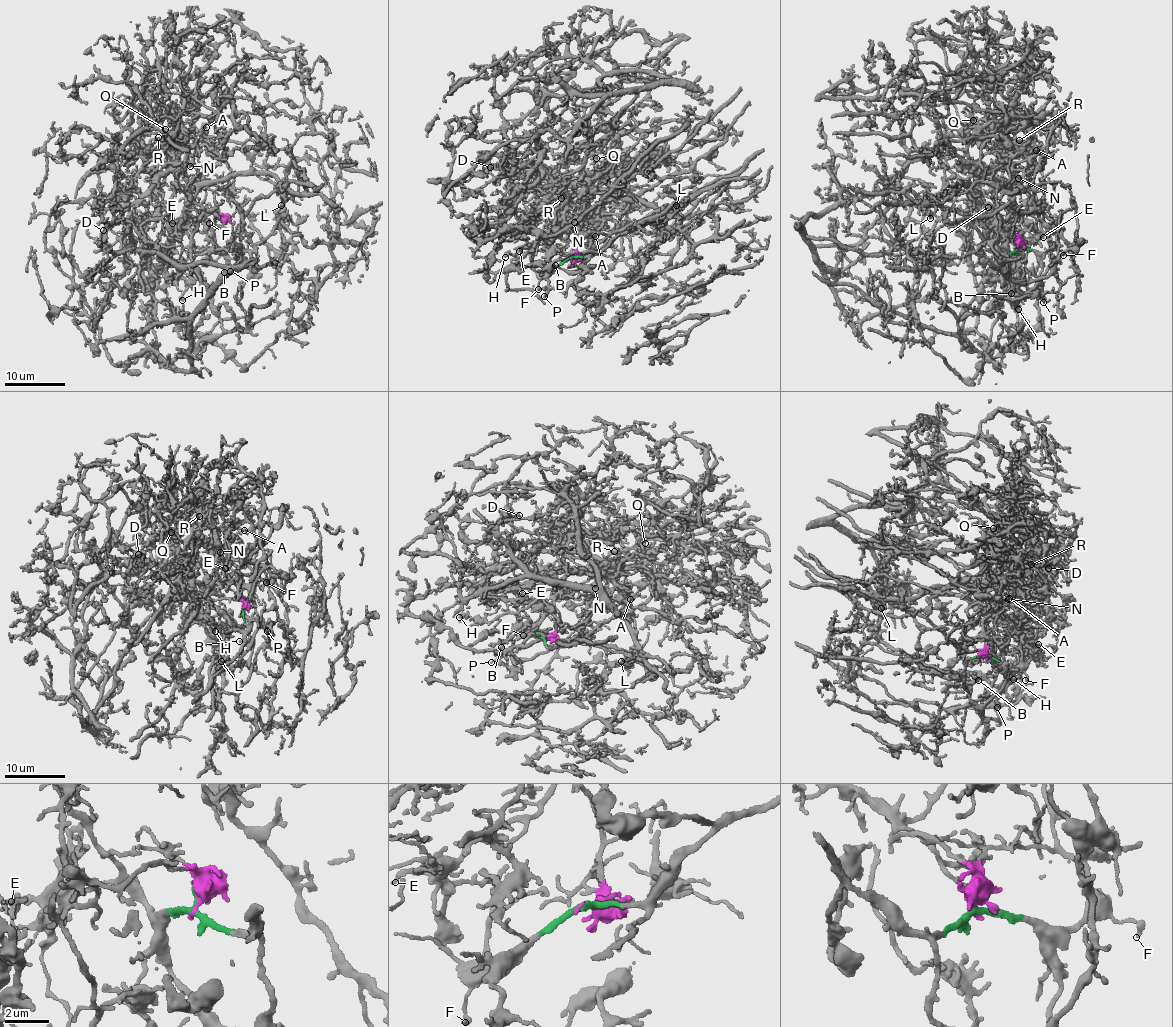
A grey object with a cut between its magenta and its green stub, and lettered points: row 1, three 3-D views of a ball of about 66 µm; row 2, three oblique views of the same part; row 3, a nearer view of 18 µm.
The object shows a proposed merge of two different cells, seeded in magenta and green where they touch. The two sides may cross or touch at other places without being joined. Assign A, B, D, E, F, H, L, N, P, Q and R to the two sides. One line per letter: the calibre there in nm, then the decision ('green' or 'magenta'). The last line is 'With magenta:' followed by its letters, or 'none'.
A: 120 nm | magenta
B: 120 nm | green
D: 160 nm | magenta
E: 190 nm | magenta
F: 240 nm | green
H: 240 nm | magenta
L: 190 nm | green
N: 120 nm | magenta
P: 80 nm | green
Q: 190 nm | magenta
R: 160 nm | magenta
With magenta: A, D, E, H, N, Q, R

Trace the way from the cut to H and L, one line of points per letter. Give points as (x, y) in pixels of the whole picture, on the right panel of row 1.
H: (1018, 247), (1019, 239), (1008, 228), (996, 227), (986, 215), (991, 248), (1018, 310)
L: (1019, 247), (1005, 254), (984, 240), (971, 221), (940, 205), (929, 206), (929, 217)

